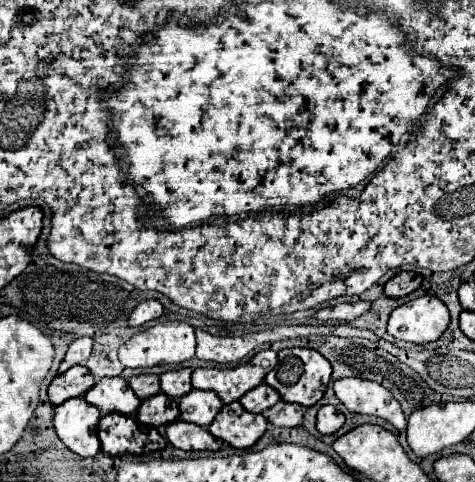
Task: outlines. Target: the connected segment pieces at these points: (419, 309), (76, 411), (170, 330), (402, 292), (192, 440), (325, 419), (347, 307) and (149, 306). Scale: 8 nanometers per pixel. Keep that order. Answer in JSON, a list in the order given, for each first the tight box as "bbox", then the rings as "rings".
[{"bbox":[387,296,449,344],"rings":[[[421,296],[395,308],[389,316],[387,332],[395,340],[429,344],[435,342],[449,326],[449,310],[435,296]]]},{"bbox":[53,398,101,458],"rings":[[[69,398],[55,408],[53,426],[61,442],[75,454],[89,458],[101,450],[97,436],[99,428],[99,408],[87,404],[83,398]]]},{"bbox":[119,322,195,368],"rings":[[[165,322],[135,334],[123,348],[119,348],[119,360],[127,368],[151,368],[157,364],[177,364],[195,356],[195,332],[185,322]]]},{"bbox":[385,272,423,298],"rings":[[[399,272],[397,276],[393,276],[387,284],[385,284],[385,296],[387,298],[401,298],[411,294],[413,290],[417,290],[421,286],[423,278],[415,272]]]},{"bbox":[165,420,223,450],"rings":[[[175,420],[165,428],[167,440],[181,450],[219,450],[223,442],[203,426],[195,426],[183,420]]]},{"bbox":[317,406,345,434],"rings":[[[321,406],[317,412],[317,430],[321,434],[335,434],[345,422],[345,416],[335,406]]]},{"bbox":[315,302,371,322],"rings":[[[355,302],[355,304],[337,304],[333,308],[323,308],[315,314],[321,322],[351,322],[365,314],[371,308],[371,302]]]},{"bbox":[129,300,163,326],"rings":[[[143,300],[129,316],[129,326],[143,326],[163,314],[163,304],[159,300]]]}]

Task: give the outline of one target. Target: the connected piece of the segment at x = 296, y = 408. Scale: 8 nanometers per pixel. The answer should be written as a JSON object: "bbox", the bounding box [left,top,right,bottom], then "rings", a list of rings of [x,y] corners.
{"bbox":[263,400,303,428],"rings":[[[283,400],[277,402],[273,408],[269,408],[263,414],[267,416],[267,420],[273,426],[281,426],[281,428],[295,428],[295,426],[301,426],[301,422],[303,422],[303,406],[289,404]]]}

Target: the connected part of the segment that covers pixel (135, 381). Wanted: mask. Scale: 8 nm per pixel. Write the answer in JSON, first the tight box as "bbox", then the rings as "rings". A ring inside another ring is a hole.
{"bbox":[129,374,161,400],"rings":[[[155,374],[133,376],[133,378],[129,378],[129,386],[131,386],[131,390],[133,390],[141,400],[151,398],[151,396],[155,396],[155,394],[161,392],[161,388],[159,388],[159,376],[155,376]]]}

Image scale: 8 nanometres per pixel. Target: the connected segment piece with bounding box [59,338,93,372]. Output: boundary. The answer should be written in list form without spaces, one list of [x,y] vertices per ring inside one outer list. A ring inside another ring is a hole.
[[[77,338],[69,346],[69,350],[67,350],[67,354],[59,366],[59,372],[67,372],[75,364],[87,364],[87,358],[91,354],[91,346],[93,346],[91,338]]]

